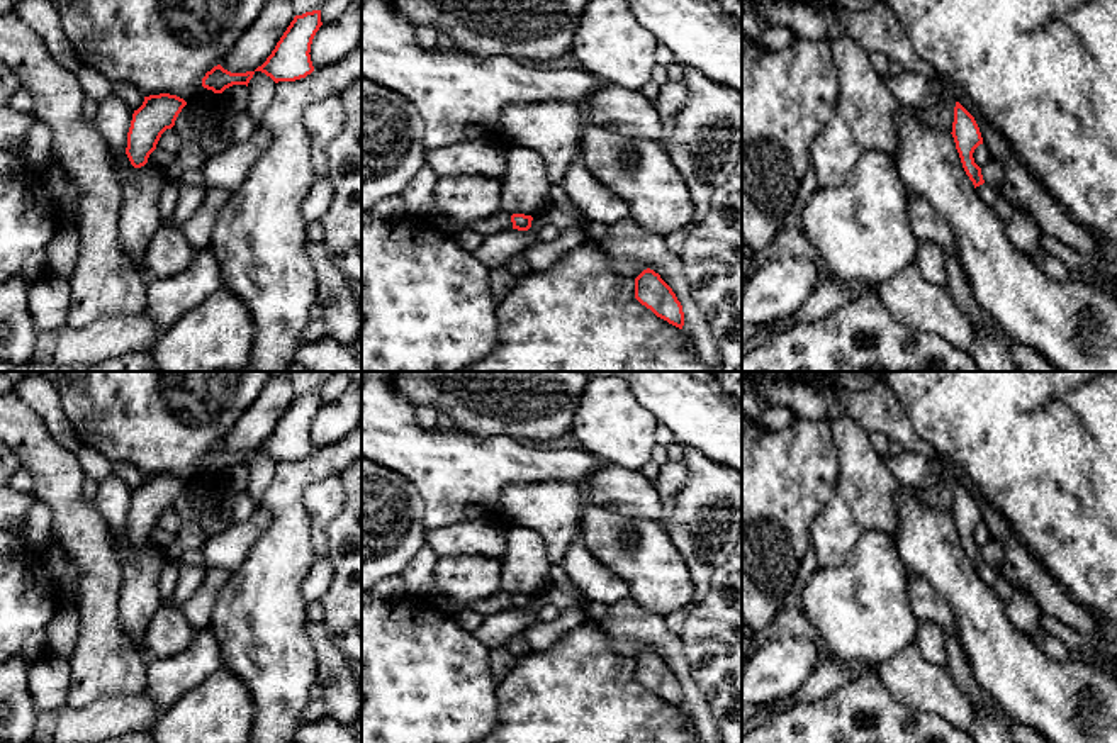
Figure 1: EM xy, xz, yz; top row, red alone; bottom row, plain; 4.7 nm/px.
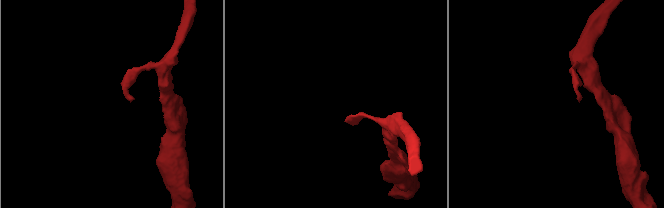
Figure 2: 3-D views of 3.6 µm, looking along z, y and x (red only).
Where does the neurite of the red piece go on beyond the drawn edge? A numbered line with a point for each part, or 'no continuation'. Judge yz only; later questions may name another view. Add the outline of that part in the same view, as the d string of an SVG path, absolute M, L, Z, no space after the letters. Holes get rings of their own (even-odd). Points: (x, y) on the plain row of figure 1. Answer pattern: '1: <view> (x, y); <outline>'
no continuation

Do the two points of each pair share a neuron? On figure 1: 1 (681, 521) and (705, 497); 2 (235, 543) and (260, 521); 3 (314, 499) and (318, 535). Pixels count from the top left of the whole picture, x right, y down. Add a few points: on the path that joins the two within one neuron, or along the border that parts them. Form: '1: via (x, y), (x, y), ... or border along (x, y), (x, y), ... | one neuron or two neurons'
1: via (686, 516), (700, 502) | one neuron
2: via (241, 536), (253, 526) | one neuron
3: via (318, 508), (318, 526) | one neuron

